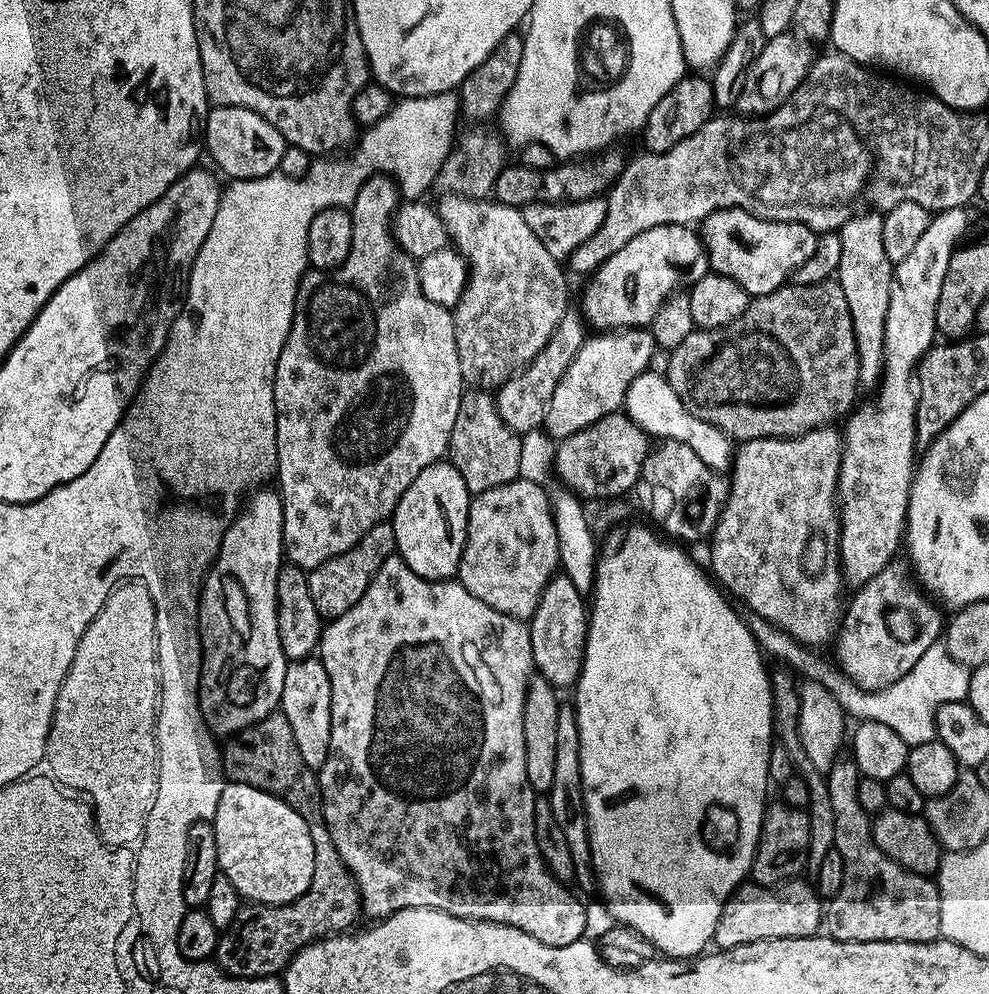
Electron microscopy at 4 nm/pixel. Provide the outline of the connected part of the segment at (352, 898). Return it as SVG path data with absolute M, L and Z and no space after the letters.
M270 712L266 718L255 721L249 728L242 728L235 736L229 736L222 744L224 775L237 784L249 784L258 790L266 790L285 800L310 826L310 838L314 842L314 878L306 894L289 904L249 903L238 910L234 922L220 933L214 963L227 976L238 978L279 977L293 960L313 940L343 934L362 916L360 891L342 862L334 838L324 824L324 807L320 801L320 781L317 773L298 754L294 746L294 733L283 712Z

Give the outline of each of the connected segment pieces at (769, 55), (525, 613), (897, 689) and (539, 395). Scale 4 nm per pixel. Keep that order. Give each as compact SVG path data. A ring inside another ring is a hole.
M791 31L775 36L773 40L765 40L764 49L758 58L746 70L746 78L742 82L742 92L738 94L734 105L735 111L745 118L769 116L774 109L782 106L798 90L798 86L806 78L814 59L813 45Z
M512 480L494 490L477 492L471 497L458 579L462 586L466 586L466 590L470 590L470 594L474 594L474 598L486 602L486 606L494 606L494 610L502 614L513 616L515 620L527 622L532 619L542 592L560 567L558 534L544 484Z
M755 614L749 615L747 621L761 652L769 657L777 656L797 677L826 686L844 713L851 719L853 716L853 721L882 722L882 726L890 726L890 730L894 730L894 734L898 734L898 738L909 746L936 739L936 715L940 706L946 702L967 701L972 673L967 664L958 662L949 654L943 643L932 644L930 650L926 650L926 654L922 654L922 658L918 658L918 662L914 662L914 666L910 666L902 678L898 678L898 682L875 692L862 690L831 659L826 660L817 649L798 642L777 624L771 624L766 618Z
M575 310L565 312L554 334L550 334L550 342L546 342L546 346L518 375L510 377L505 384L495 389L498 414L502 422L510 426L510 430L527 434L543 425L550 398L554 398L554 390L558 387L558 382L562 382L562 374L570 370L570 362L574 362L578 350L582 350L585 339L586 321L583 315Z

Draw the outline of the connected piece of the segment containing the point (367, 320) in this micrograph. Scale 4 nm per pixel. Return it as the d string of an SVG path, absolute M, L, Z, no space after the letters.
M377 174L370 177L370 179L361 186L358 194L354 198L354 202L350 205L352 214L350 254L346 258L346 262L342 262L342 266L331 269L330 275L324 270L309 270L304 273L303 278L300 280L300 285L298 286L290 334L286 338L286 346L282 346L282 354L278 358L278 370L274 378L274 406L276 407L276 471L274 476L277 481L280 479L278 495L284 507L284 555L291 563L305 570L322 566L322 562L326 562L330 558L334 558L338 554L350 550L374 525L385 523L385 521L391 517L397 502L402 498L402 494L414 482L414 478L418 478L418 474L422 474L422 470L426 470L426 466L430 466L431 464L445 459L448 443L450 442L450 434L454 430L454 418L458 418L458 406L466 391L466 385L462 378L462 366L458 362L458 342L456 341L454 315L449 309L438 306L438 302L430 302L430 298L426 298L426 294L422 294L422 282L418 282L418 270L416 269L417 261L413 260L411 256L407 256L407 254L396 245L396 239L392 237L392 217L395 216L396 210L400 207L401 203L402 193L396 181L393 180L391 176Z

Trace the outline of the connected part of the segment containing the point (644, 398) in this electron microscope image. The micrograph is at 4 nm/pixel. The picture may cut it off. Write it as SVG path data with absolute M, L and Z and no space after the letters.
M655 370L638 374L638 378L630 382L630 390L626 390L623 411L649 437L682 442L690 446L690 450L694 450L694 454L698 454L698 458L702 458L702 462L706 462L706 466L713 472L724 474L729 471L734 456L733 441L722 430L718 430L718 426L702 422L702 418L686 410L684 400L674 394L674 386L670 386L667 375L660 373L659 376Z

